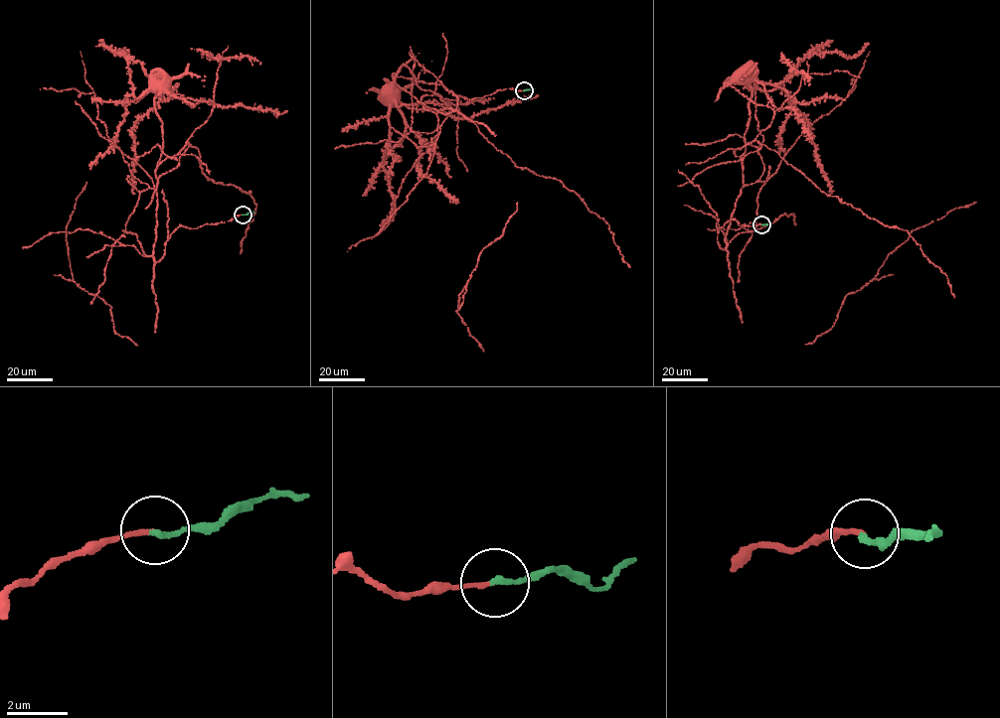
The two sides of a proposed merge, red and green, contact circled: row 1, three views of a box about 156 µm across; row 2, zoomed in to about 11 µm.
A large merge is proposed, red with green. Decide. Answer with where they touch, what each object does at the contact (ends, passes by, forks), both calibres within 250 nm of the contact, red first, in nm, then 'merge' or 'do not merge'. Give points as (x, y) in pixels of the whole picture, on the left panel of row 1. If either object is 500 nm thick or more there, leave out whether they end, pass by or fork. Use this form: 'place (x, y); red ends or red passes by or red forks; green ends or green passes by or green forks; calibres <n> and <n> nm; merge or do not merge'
place (243, 215); red ends; green ends; calibres 120 and 180 nm; merge

